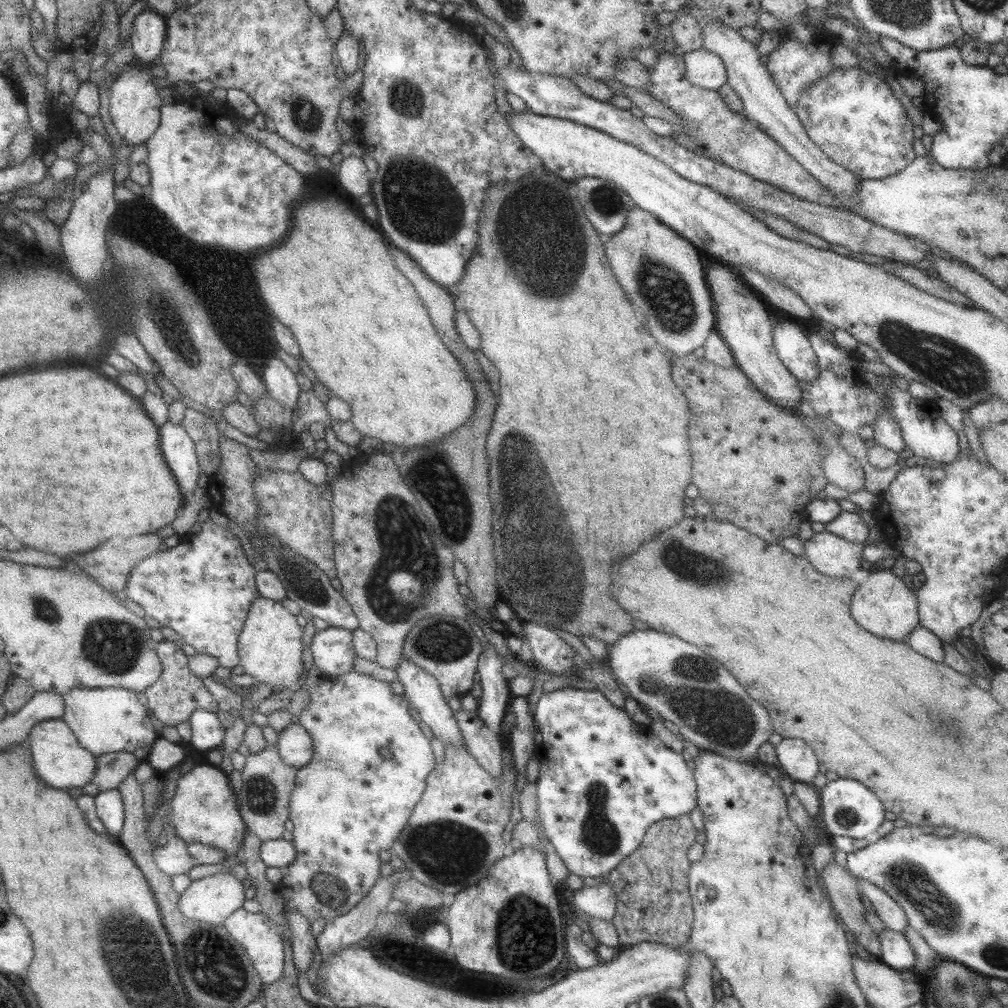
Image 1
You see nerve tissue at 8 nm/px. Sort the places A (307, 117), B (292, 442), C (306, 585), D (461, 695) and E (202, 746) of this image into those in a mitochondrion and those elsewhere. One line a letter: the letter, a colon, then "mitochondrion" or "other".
A: mitochondrion
B: other
C: mitochondrion
D: other
E: other

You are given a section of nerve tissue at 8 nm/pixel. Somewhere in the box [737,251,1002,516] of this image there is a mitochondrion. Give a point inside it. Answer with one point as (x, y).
(959, 370)

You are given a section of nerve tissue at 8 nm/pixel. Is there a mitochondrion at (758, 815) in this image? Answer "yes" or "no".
no

